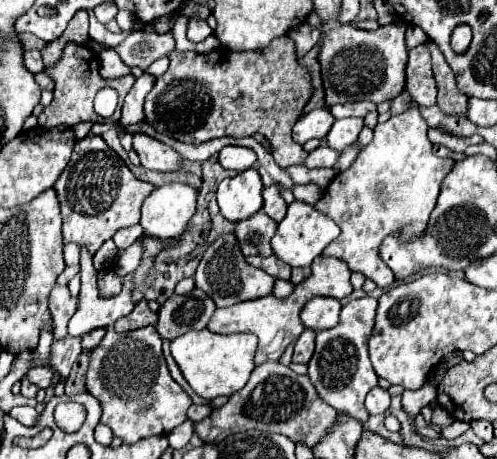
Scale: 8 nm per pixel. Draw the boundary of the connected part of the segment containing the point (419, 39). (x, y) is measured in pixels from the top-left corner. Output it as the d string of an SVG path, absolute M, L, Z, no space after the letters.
M410 26L410 28L406 30L406 46L408 46L408 48L414 48L414 46L418 46L418 44L424 44L426 40L428 40L428 36L426 36L420 28Z

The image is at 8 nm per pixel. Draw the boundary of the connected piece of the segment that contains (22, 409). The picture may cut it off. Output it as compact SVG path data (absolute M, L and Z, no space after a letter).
M14 406L10 410L10 416L16 418L18 422L26 424L26 426L34 426L34 424L38 424L40 419L40 414L36 412L35 408L30 406Z

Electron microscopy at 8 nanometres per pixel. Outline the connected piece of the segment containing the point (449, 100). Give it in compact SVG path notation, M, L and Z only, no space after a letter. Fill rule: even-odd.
M428 40L426 46L432 54L432 70L434 70L434 78L438 84L438 102L436 104L440 106L440 110L444 114L456 114L456 116L466 114L468 112L468 96L458 92L452 68L448 66L440 48L432 40Z

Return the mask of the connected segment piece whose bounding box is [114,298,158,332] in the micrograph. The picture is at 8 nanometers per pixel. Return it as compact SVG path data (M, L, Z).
M142 298L142 300L134 306L134 310L132 310L128 316L116 320L114 330L116 330L116 332L128 332L128 330L144 328L144 326L154 326L156 320L158 320L158 314L152 312L152 310L148 308L146 300Z

